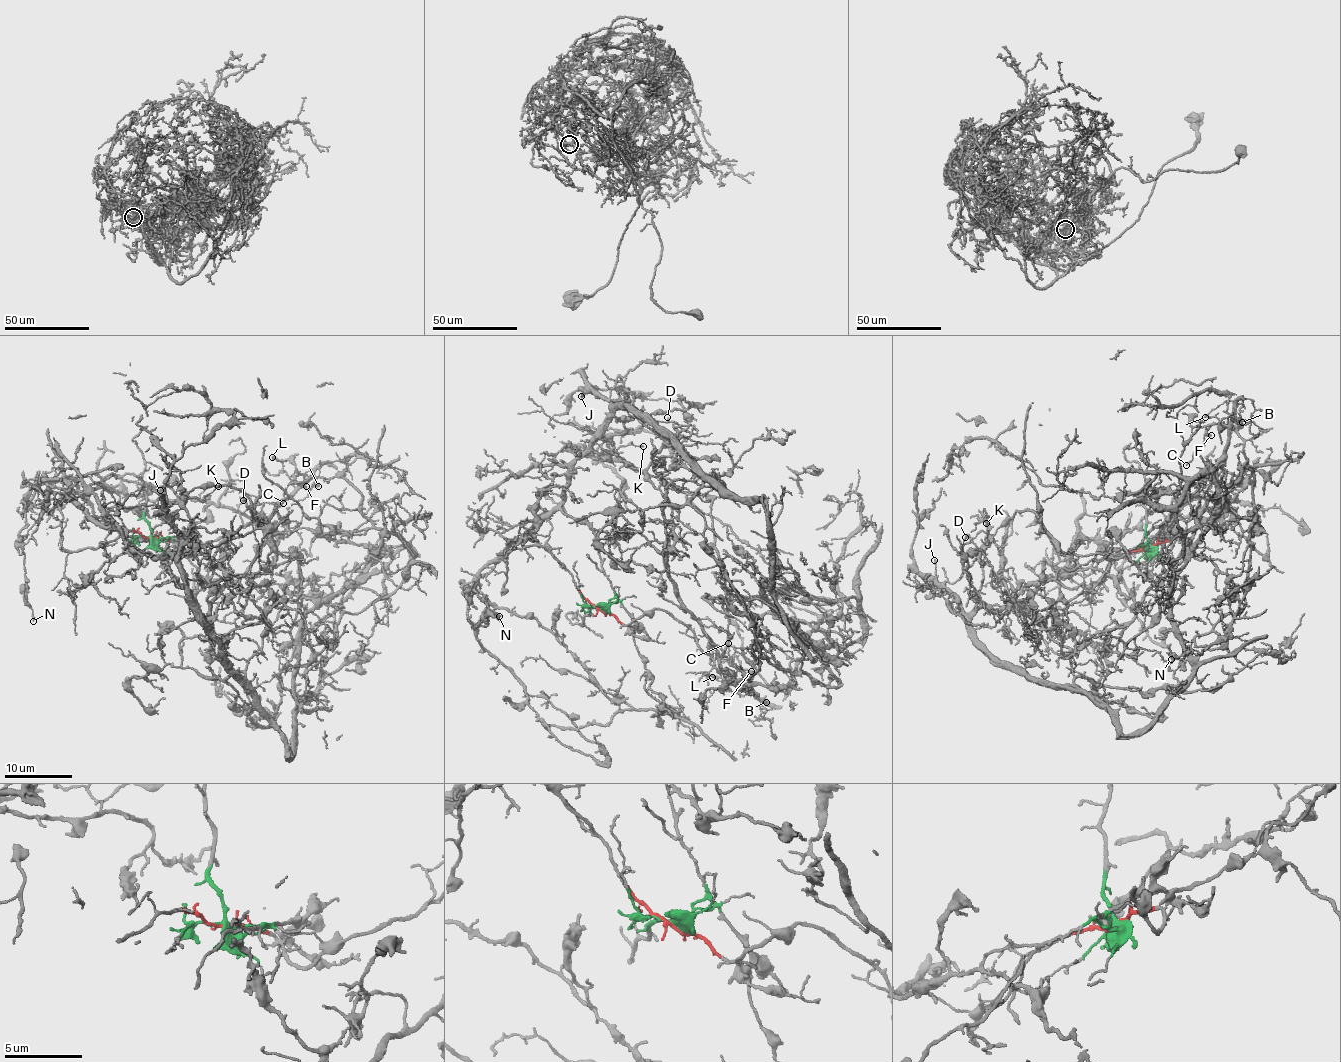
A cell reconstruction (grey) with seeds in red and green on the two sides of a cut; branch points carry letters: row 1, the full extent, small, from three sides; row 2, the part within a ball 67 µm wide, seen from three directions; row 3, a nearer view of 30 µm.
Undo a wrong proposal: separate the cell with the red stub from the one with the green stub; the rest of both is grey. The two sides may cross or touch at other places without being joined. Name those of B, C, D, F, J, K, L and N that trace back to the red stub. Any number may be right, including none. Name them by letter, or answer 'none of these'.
B, C, D, F, K, L

